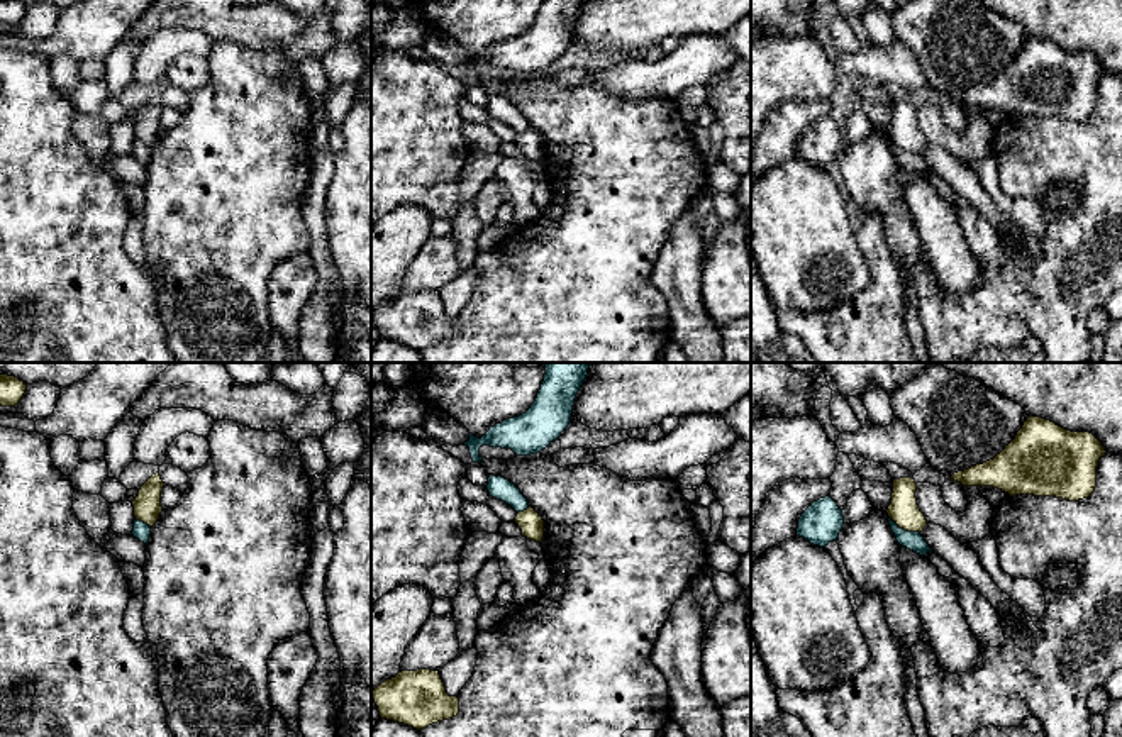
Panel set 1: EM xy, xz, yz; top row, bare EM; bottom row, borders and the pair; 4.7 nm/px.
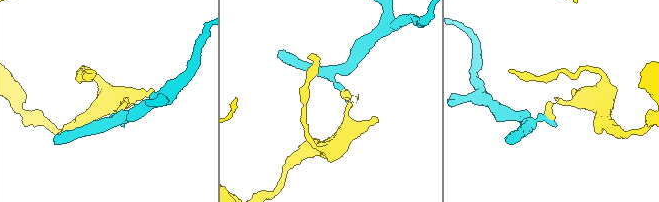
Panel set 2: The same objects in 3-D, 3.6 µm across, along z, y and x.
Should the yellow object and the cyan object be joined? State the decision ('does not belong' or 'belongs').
does not belong

